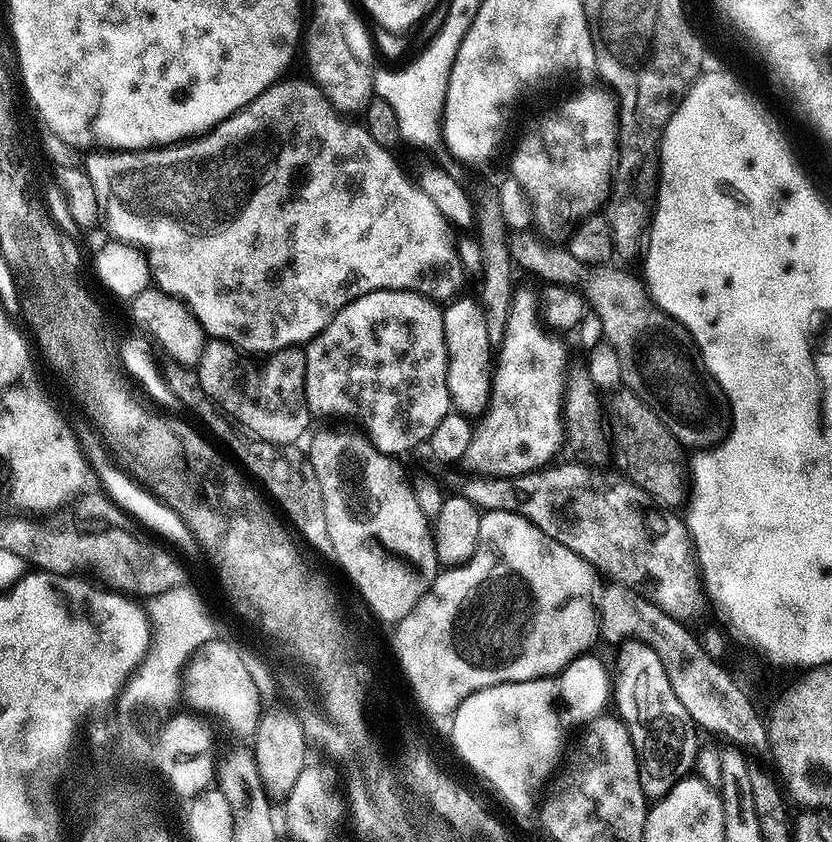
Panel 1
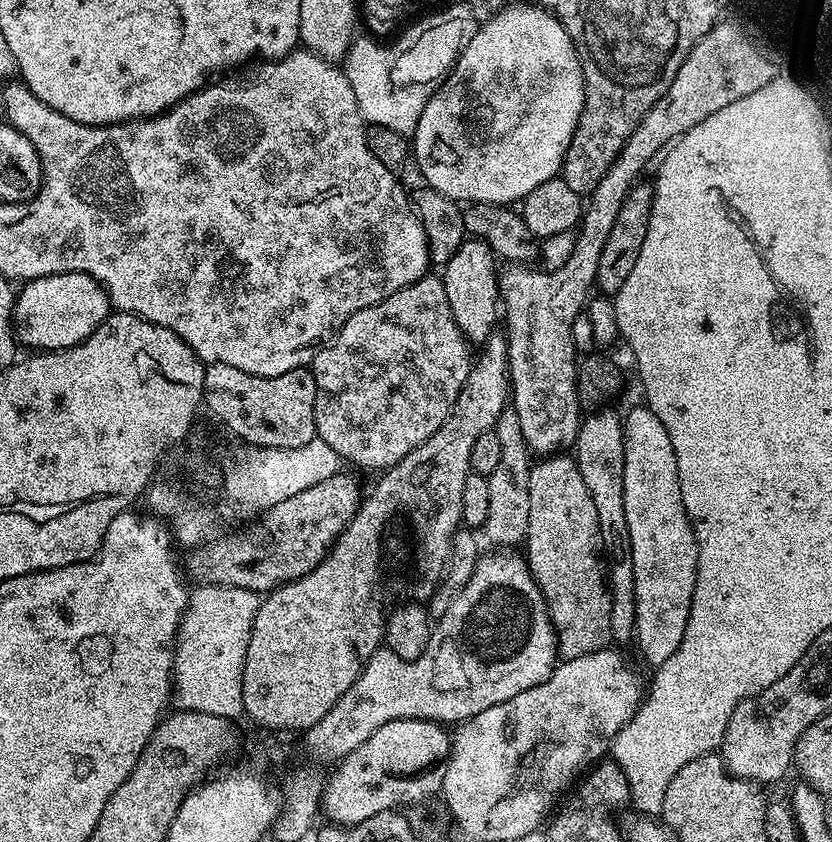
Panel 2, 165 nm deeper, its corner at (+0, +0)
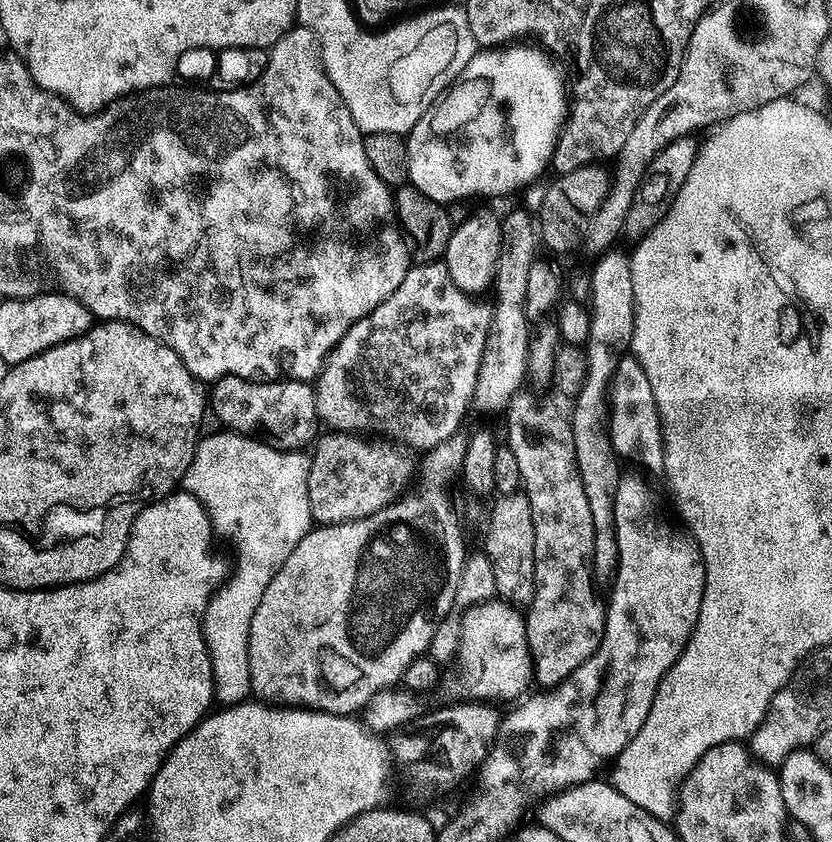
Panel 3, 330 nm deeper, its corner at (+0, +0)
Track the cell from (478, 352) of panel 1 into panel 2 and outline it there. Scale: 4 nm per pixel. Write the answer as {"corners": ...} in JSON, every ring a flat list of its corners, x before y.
{"corners":[[466,238,462,242,462,246,458,246,458,254,454,254,454,258,450,258,450,262,443,265,442,268,446,298,450,302,450,308,454,310,454,320,458,322,462,334,468,339,469,345,472,346,483,344,484,339,493,335,495,329,492,327,496,324,496,312,498,316,498,305,502,300,496,264,498,264,498,257,486,241,477,238]]}

